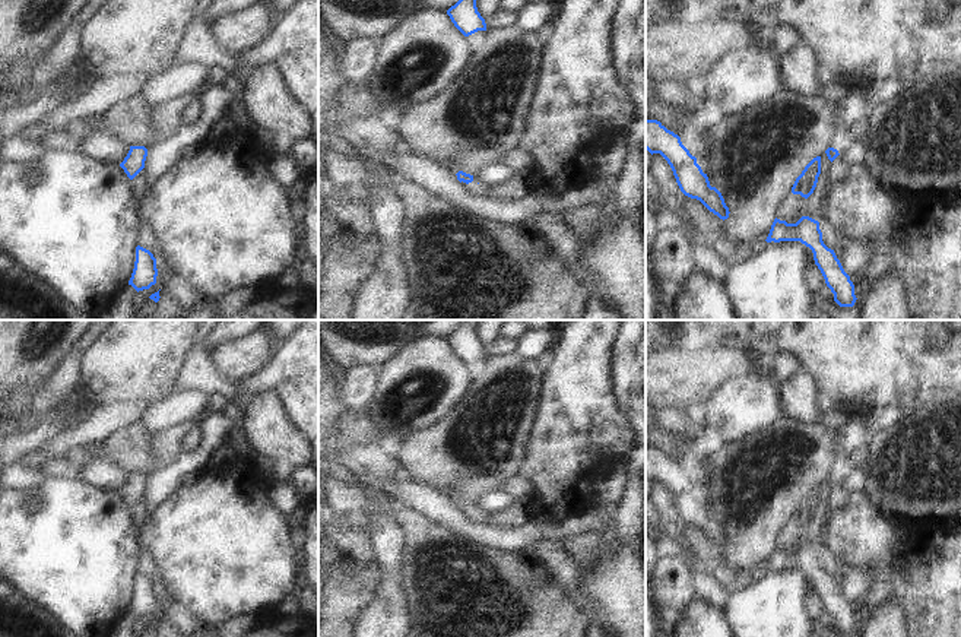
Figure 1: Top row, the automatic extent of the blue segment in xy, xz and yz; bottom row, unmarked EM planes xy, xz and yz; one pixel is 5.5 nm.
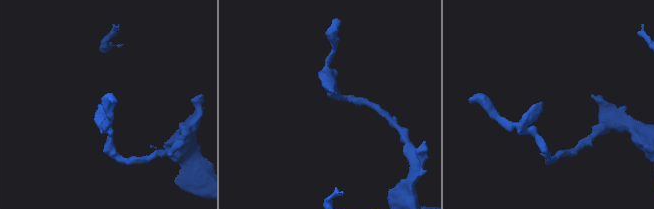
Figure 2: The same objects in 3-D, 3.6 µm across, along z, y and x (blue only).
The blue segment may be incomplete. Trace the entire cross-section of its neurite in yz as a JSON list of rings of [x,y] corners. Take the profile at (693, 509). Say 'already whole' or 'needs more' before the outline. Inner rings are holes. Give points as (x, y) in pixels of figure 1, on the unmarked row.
already whole; [[[646,447],[646,476],[651,482],[660,481],[667,488],[685,523],[700,527],[720,546],[729,545],[730,539],[721,520],[710,513],[707,501],[702,500],[697,485],[682,472],[678,462],[657,447]]]

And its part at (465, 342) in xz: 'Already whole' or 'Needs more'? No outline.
Already whole

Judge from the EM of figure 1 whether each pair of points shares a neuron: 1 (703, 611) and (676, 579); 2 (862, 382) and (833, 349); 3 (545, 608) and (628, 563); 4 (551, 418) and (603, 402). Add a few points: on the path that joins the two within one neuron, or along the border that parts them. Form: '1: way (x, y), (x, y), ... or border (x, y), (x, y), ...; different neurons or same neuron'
1: border (698, 599), (681, 621); different neurons
2: way (858, 374), (840, 357); same neuron
3: way (565, 608), (584, 607), (608, 583); same neuron
4: way (564, 418), (582, 418), (590, 414); same neuron

